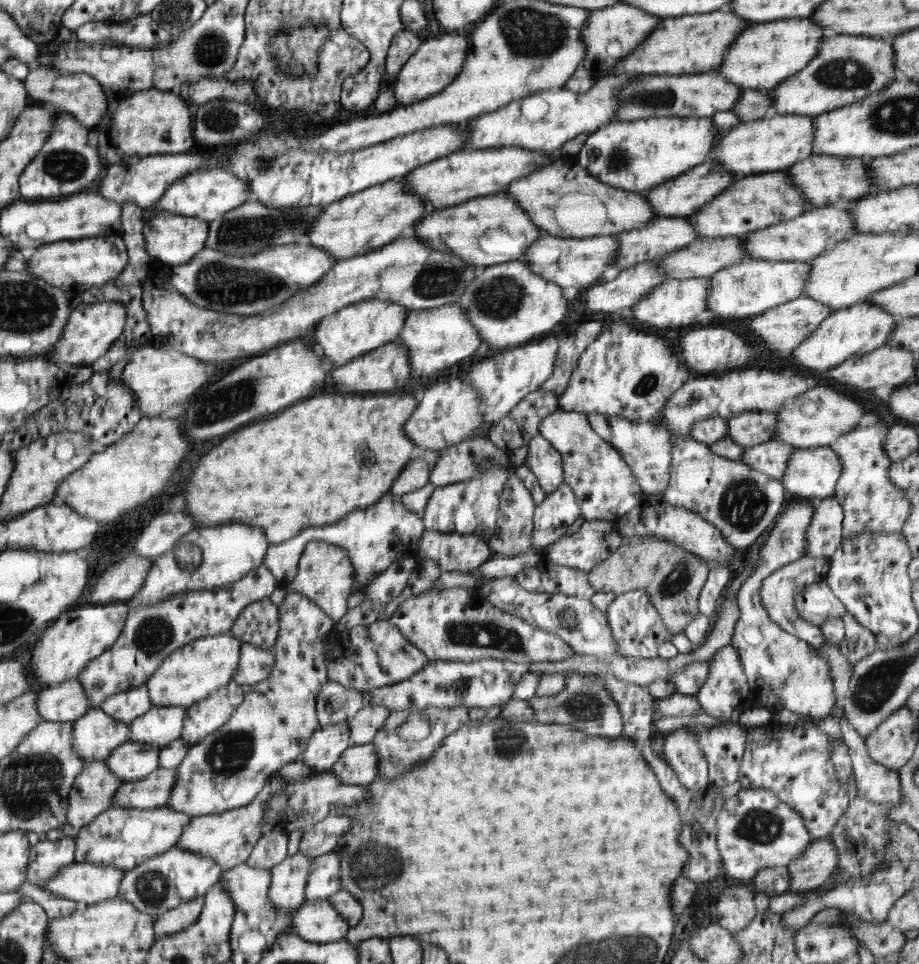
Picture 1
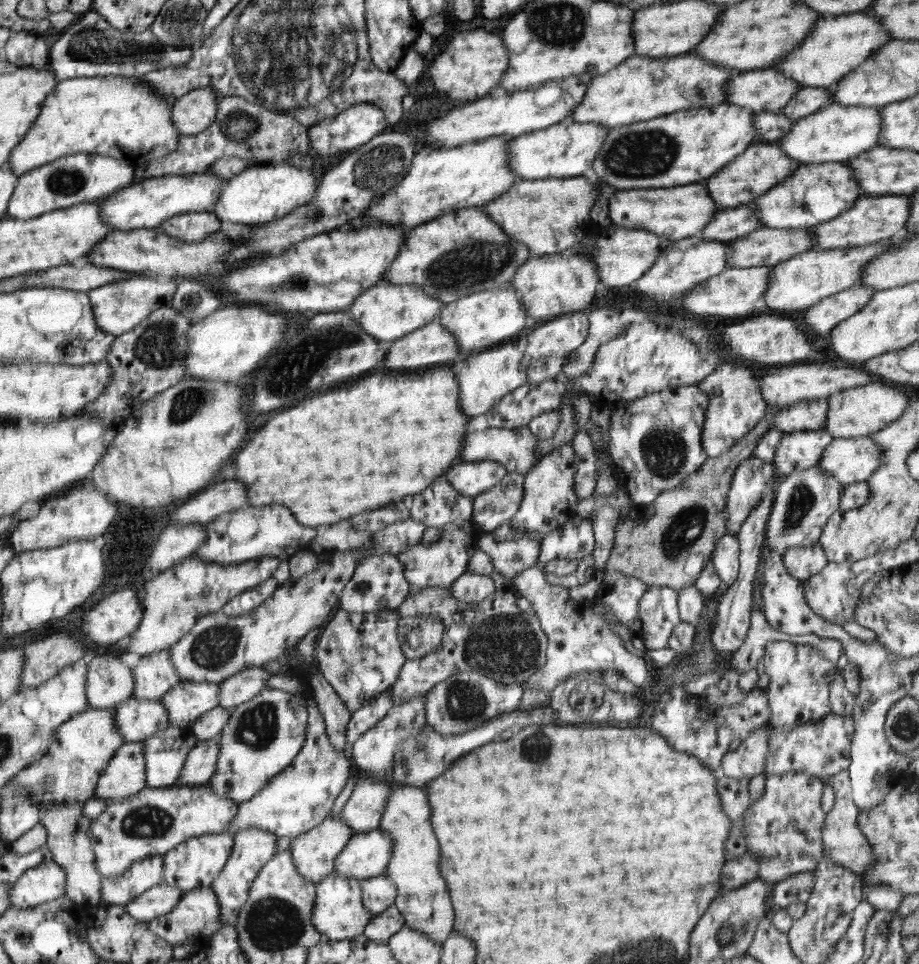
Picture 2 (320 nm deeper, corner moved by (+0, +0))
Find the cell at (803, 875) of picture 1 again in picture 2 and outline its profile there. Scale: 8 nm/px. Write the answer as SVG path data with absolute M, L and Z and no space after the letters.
M843 770L823 780L823 784L832 786L835 794L835 804L832 811L825 816L822 828L822 858L832 859L841 864L842 868L862 876L862 873L866 873L875 864L875 859L872 856L872 852L870 852L872 851L872 846L866 840L866 836L862 836L862 832L858 828L858 808L853 801L851 778L848 773L847 770Z

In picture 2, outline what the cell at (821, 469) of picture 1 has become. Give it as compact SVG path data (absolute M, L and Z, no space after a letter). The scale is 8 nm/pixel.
M872 435L837 438L824 449L818 466L842 486L865 482L880 469L883 450Z

